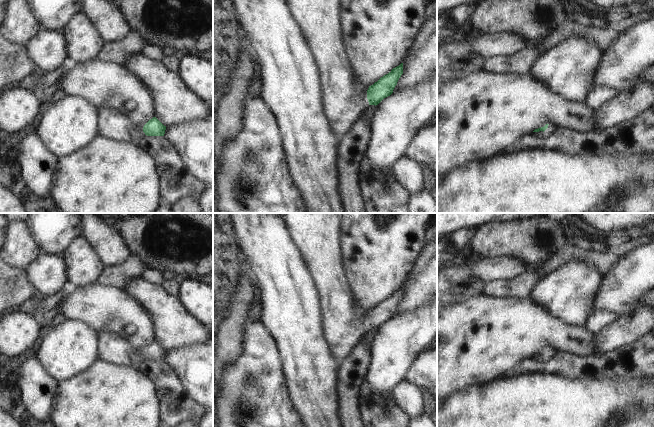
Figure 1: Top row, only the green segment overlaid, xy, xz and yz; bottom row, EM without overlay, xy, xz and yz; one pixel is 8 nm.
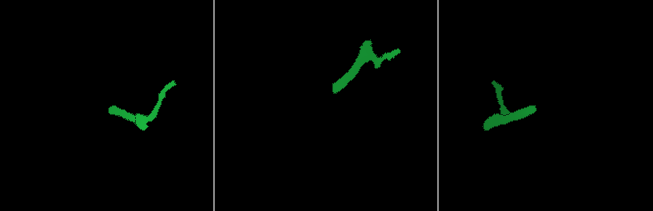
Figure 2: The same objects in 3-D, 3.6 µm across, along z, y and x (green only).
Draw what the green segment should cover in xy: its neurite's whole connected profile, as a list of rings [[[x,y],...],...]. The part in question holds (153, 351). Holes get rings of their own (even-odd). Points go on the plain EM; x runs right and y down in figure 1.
[[[106,332],[99,333],[97,348],[100,360],[124,367],[139,365],[145,359],[164,360],[166,354],[166,350],[156,341],[141,351],[133,347],[124,337]]]

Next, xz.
[[[282,213],[294,246],[301,253],[319,294],[323,315],[323,334],[333,358],[340,364],[369,329],[378,329],[393,317],[403,298],[403,287],[381,301],[366,315],[355,302],[341,259],[341,213]]]

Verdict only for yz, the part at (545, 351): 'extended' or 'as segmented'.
extended

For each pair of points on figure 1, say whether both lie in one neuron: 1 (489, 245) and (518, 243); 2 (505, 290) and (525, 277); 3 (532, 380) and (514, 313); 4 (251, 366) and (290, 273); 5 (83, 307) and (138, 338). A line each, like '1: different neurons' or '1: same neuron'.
1: same neuron
2: same neuron
3: different neurons
4: different neurons
5: same neuron

